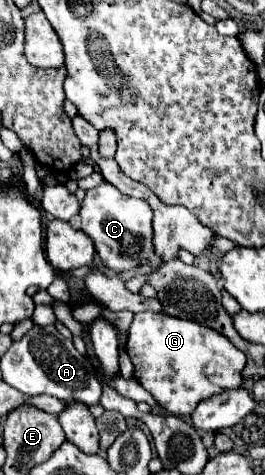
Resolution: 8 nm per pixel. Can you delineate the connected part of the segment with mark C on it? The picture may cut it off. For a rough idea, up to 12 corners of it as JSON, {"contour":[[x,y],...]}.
{"contour":[[109,183],[87,191],[81,231],[107,269],[161,265],[153,211]]}

